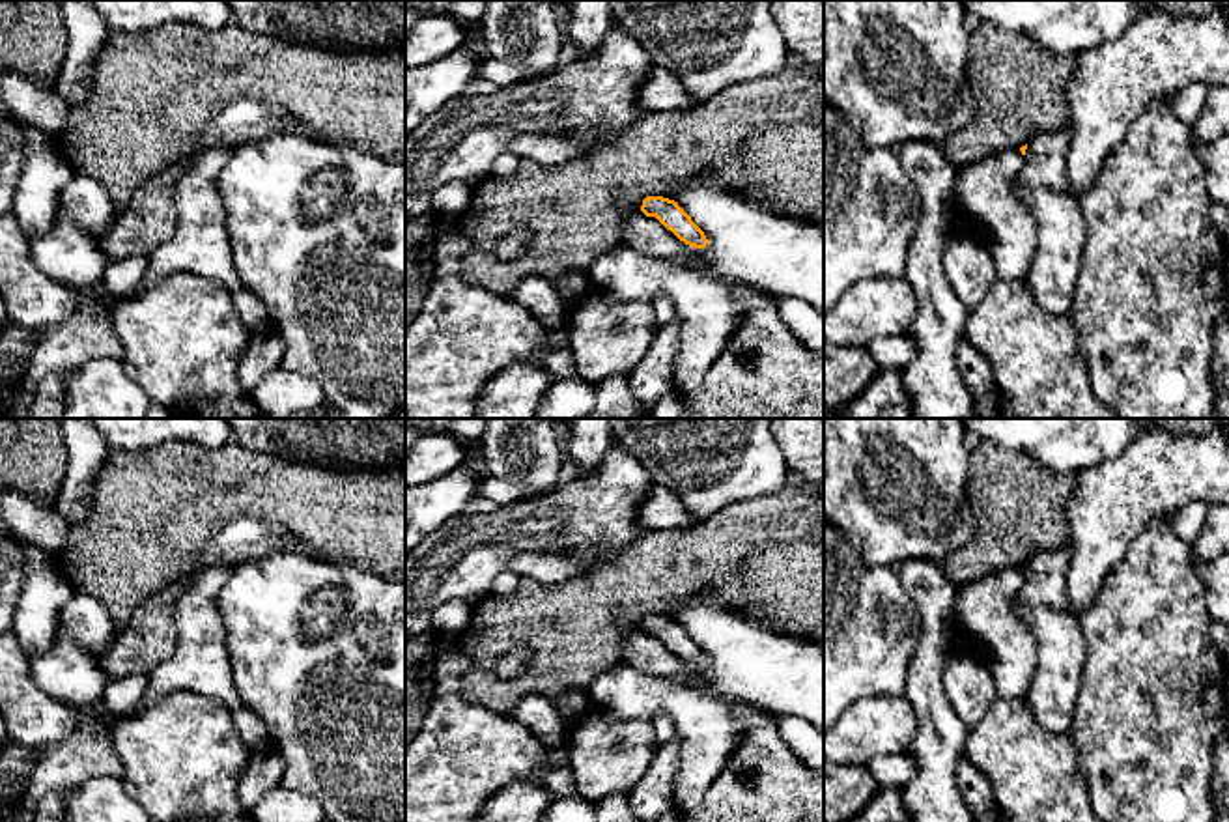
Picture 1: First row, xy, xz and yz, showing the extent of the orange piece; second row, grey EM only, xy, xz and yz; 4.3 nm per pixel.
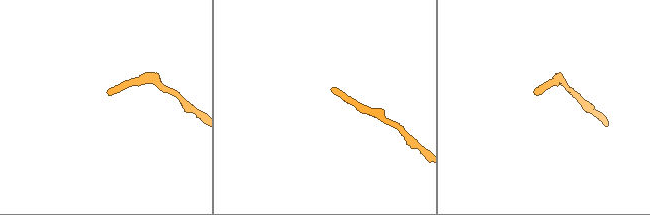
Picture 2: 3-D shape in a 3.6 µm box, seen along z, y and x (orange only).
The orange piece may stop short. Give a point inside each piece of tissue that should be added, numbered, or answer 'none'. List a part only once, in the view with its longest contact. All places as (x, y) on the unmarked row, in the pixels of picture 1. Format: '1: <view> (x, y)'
1: yz (983, 609)

